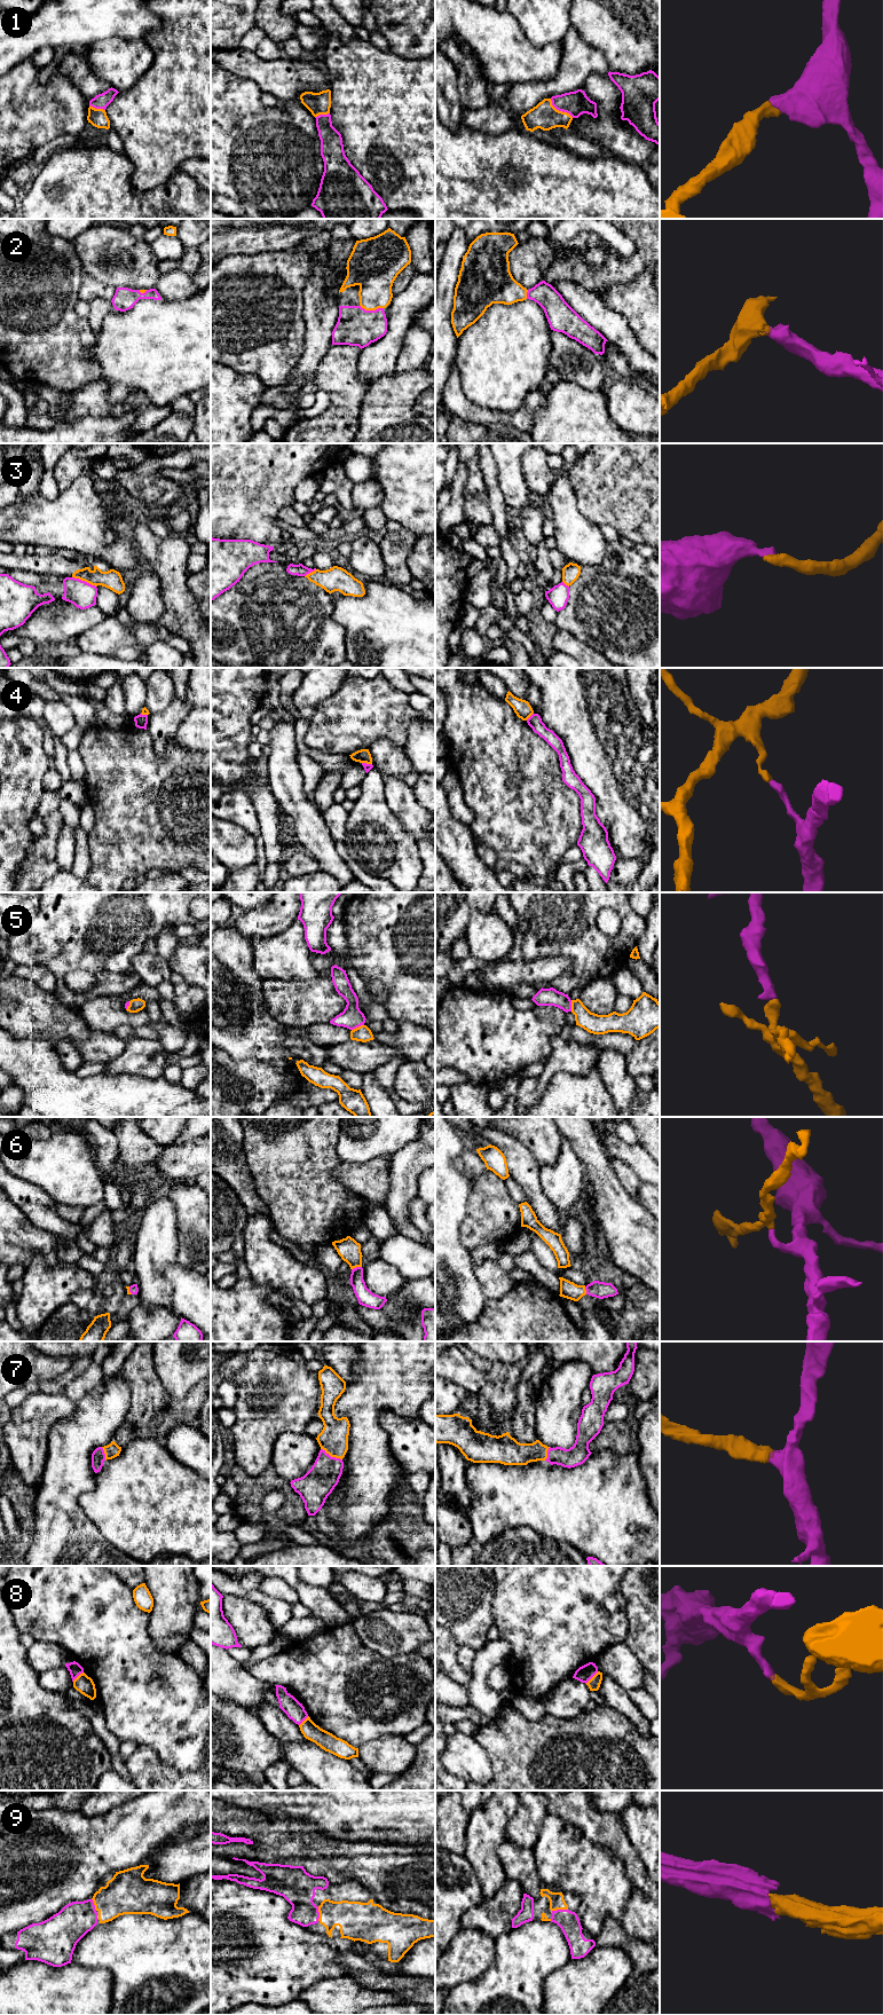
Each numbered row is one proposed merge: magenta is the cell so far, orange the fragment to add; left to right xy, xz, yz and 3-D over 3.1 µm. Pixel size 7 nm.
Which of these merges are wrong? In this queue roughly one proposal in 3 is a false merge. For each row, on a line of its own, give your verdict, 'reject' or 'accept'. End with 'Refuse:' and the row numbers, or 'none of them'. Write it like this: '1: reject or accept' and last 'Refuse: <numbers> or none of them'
1: accept
2: accept
3: reject
4: reject
5: accept
6: accept
7: accept
8: reject
9: accept
Refuse: 3, 4, 8

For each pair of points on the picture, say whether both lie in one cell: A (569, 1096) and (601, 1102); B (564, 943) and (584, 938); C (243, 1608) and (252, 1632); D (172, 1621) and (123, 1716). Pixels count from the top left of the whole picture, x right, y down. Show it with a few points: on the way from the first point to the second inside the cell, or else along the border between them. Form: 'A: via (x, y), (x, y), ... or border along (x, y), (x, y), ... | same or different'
A: via (577, 1102), (593, 1102) | same
B: via (568, 938), (580, 938) | same
C: via (243, 1614), (251, 1622), (252, 1627) | same
D: border along (148, 1622), (151, 1642), (176, 1655) | different

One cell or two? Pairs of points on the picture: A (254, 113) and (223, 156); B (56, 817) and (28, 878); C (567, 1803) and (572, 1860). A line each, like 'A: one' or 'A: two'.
A: one
B: one
C: two

